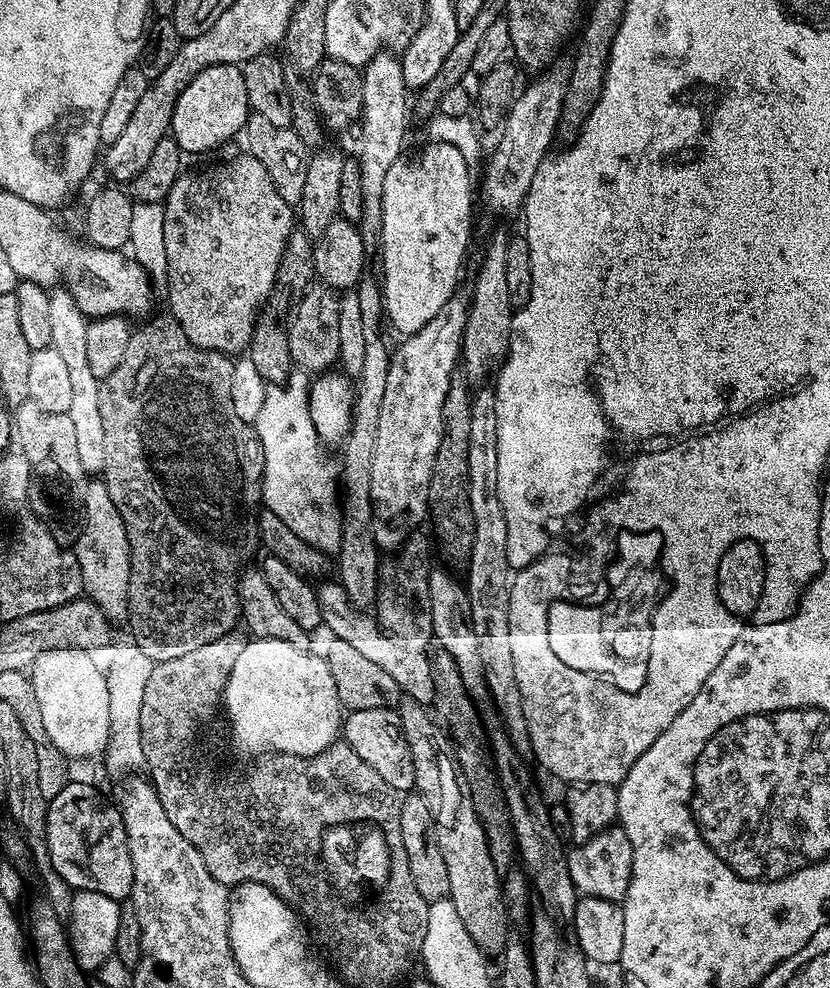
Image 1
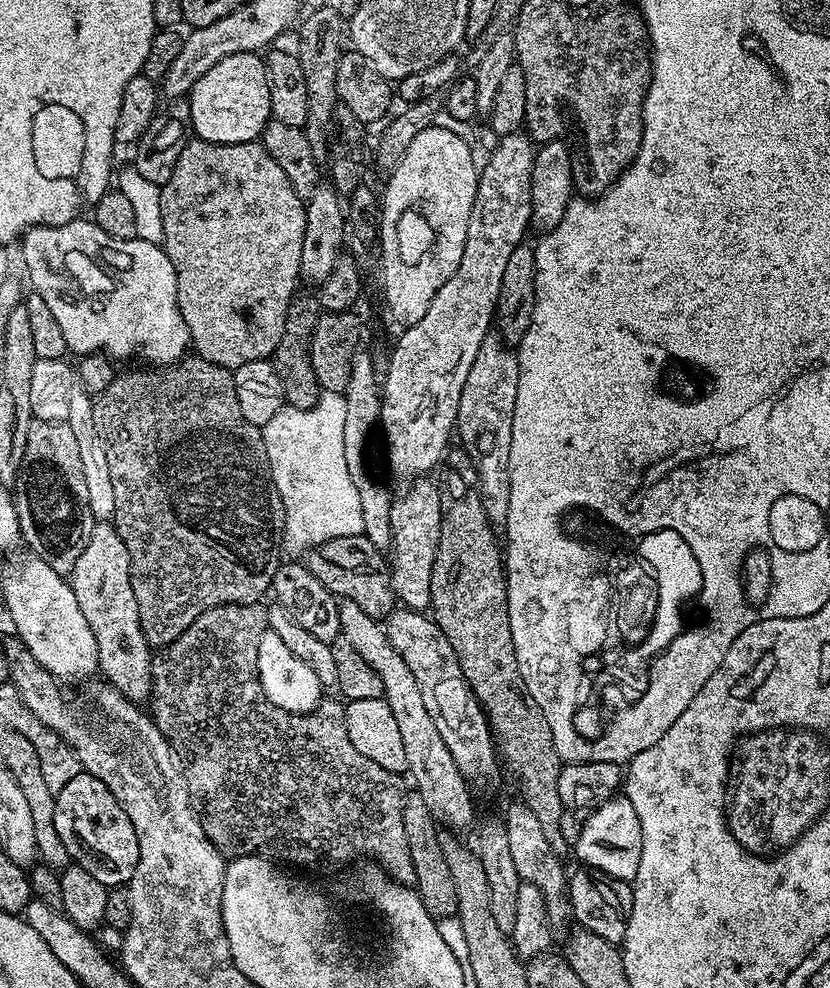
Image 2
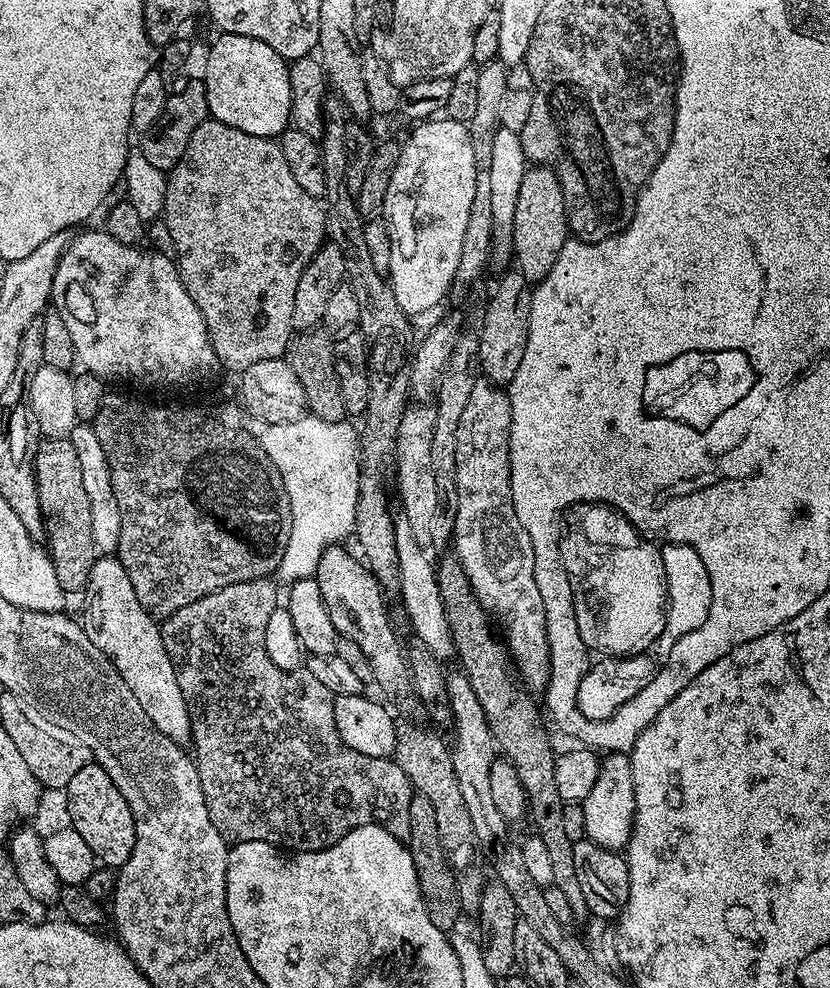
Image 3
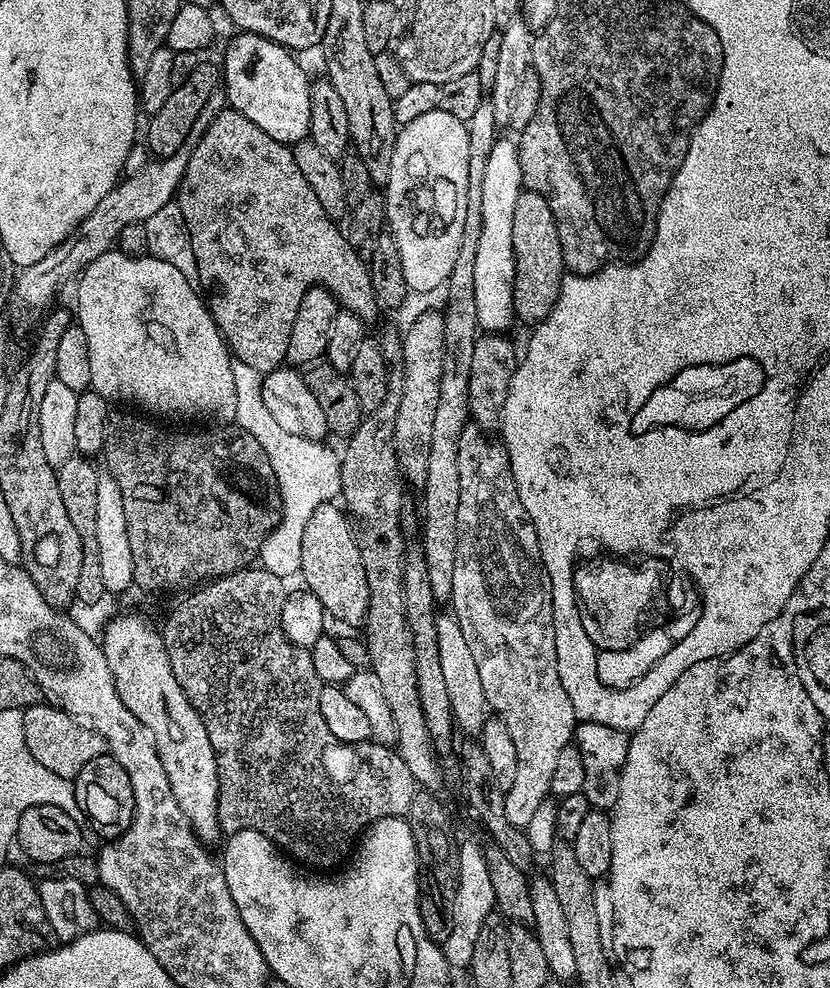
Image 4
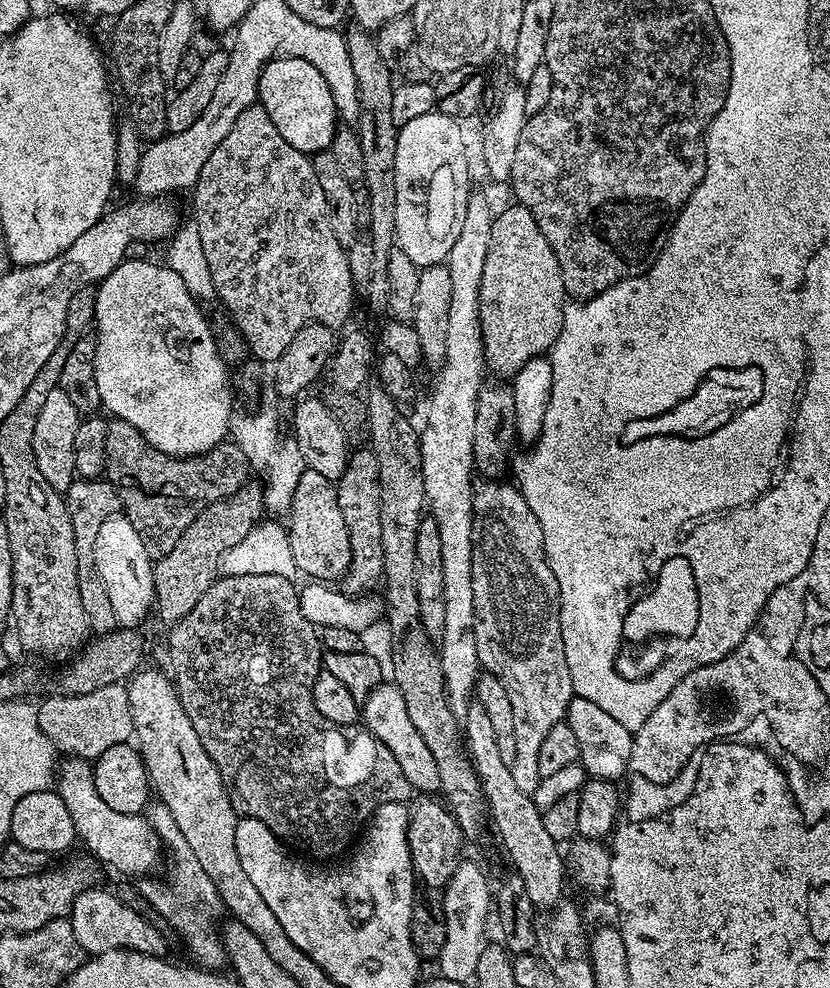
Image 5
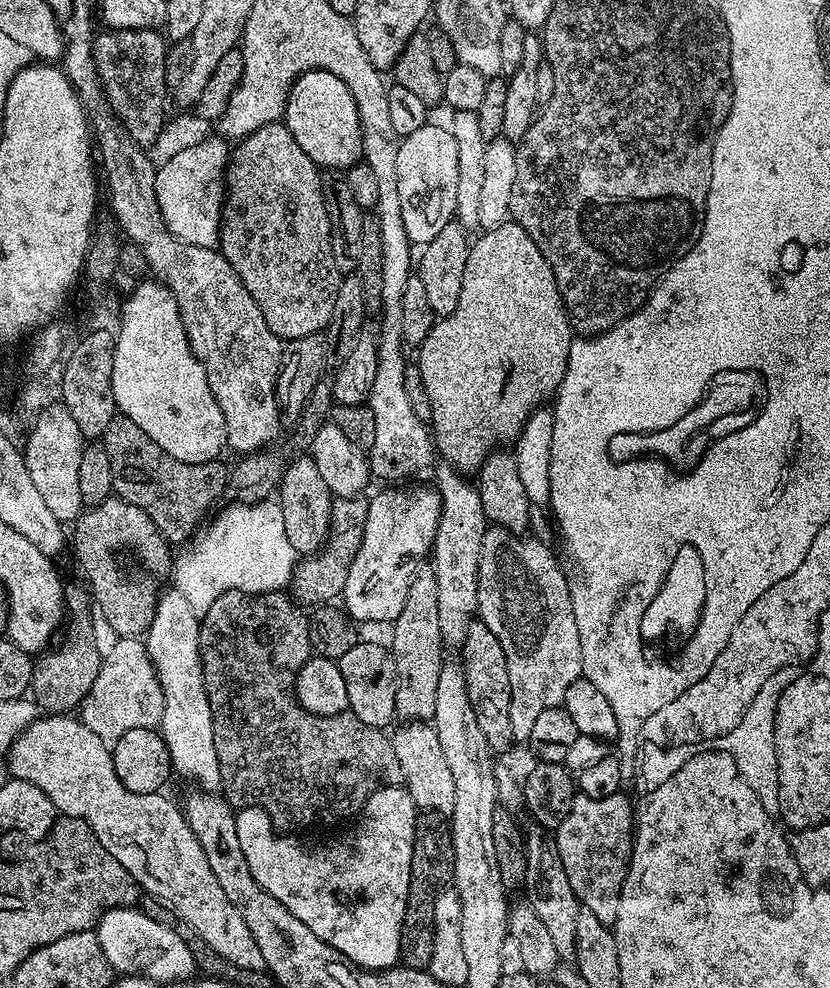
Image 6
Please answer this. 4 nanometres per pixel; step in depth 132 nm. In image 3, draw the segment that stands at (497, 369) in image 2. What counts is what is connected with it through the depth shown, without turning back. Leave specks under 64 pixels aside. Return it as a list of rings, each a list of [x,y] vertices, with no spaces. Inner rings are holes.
[[[476,378],[472,381],[470,399],[465,406],[462,418],[458,421],[456,435],[456,485],[458,486],[458,510],[452,531],[456,561],[466,570],[472,592],[484,611],[494,617],[514,671],[523,687],[547,689],[550,678],[550,646],[546,634],[546,606],[542,606],[542,594],[538,594],[538,582],[534,578],[534,542],[518,522],[510,490],[510,398],[501,385],[491,380]]]

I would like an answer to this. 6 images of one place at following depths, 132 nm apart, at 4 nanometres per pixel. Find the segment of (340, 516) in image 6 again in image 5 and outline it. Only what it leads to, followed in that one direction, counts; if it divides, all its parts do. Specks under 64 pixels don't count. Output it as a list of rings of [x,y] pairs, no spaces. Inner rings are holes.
[[[360,446],[349,455],[348,465],[340,479],[335,481],[338,494],[338,507],[342,509],[342,518],[346,518],[346,530],[350,534],[352,561],[342,584],[345,584],[347,595],[356,598],[368,594],[376,583],[381,583],[384,576],[384,547],[382,546],[382,506],[380,505],[380,479],[378,478],[378,458],[371,447]]]

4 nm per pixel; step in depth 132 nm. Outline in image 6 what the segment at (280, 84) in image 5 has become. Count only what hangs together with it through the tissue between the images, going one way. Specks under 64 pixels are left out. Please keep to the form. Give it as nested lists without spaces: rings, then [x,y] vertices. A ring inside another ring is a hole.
[[[322,70],[303,72],[292,81],[282,120],[288,125],[290,134],[294,134],[294,142],[298,142],[321,169],[347,170],[361,163],[364,150],[358,106],[342,78],[334,78],[334,74]]]

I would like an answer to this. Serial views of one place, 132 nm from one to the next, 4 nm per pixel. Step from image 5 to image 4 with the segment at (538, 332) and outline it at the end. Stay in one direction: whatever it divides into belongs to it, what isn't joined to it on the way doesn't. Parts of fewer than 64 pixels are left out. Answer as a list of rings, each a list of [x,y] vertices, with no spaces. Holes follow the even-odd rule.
[[[524,190],[514,209],[513,226],[514,278],[513,306],[515,315],[524,319],[528,326],[535,326],[547,318],[558,302],[560,287],[566,275],[562,246],[558,242],[558,226],[550,210],[550,202],[542,194]]]

